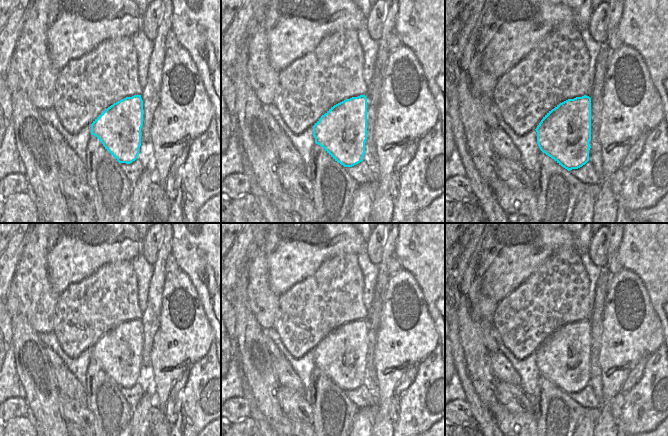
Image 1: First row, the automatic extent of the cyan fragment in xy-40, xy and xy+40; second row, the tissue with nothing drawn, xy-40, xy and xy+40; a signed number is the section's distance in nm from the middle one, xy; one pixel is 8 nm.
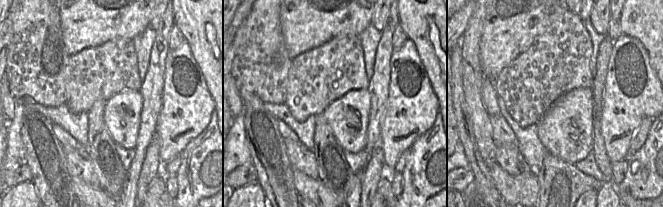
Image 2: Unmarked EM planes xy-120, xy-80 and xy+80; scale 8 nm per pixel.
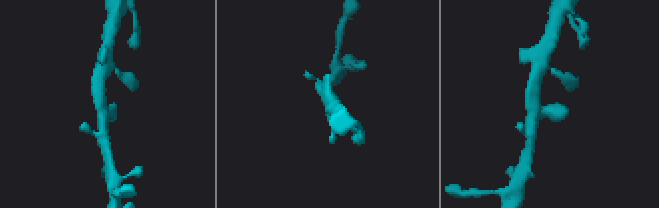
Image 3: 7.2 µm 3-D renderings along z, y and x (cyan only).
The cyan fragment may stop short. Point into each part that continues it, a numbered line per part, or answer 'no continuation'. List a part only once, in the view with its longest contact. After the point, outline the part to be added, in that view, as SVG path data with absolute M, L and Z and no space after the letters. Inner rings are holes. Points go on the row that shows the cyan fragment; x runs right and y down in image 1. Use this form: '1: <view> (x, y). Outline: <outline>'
no continuation

